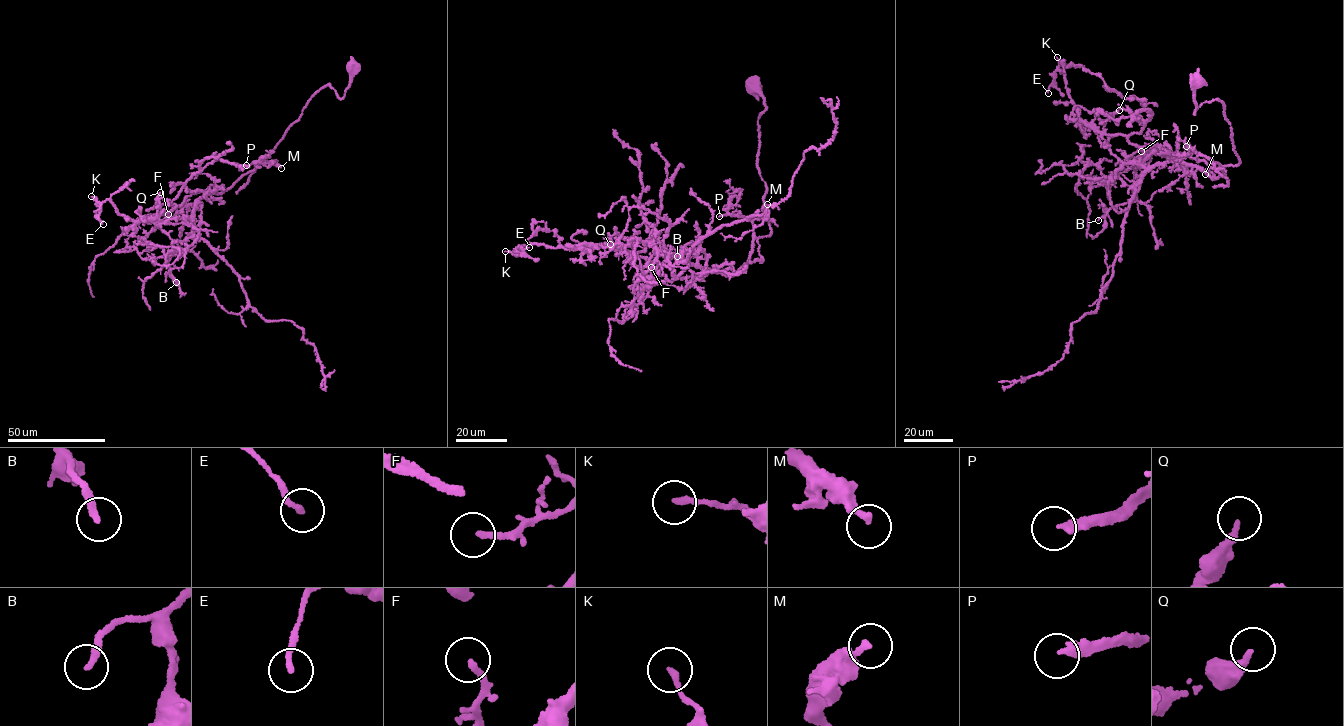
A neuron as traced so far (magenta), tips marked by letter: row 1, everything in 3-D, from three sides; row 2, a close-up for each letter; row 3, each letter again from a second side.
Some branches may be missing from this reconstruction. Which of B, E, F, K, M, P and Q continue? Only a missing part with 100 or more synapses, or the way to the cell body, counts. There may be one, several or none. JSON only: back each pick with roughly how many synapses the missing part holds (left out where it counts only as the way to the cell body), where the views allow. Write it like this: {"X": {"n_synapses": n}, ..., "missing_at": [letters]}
{"P": {"n_synapses": 100}, "missing_at": ["P"]}

